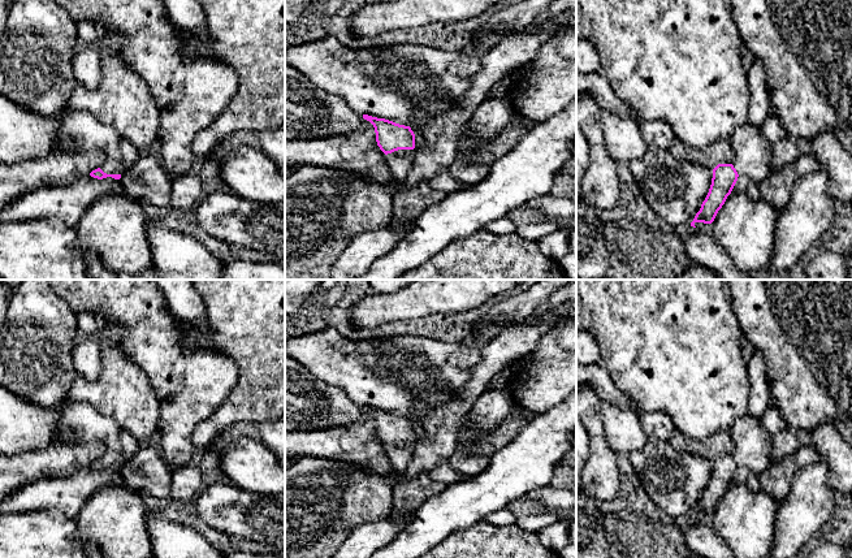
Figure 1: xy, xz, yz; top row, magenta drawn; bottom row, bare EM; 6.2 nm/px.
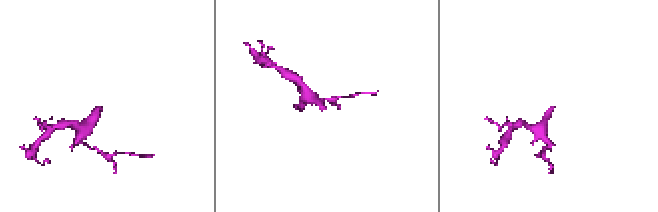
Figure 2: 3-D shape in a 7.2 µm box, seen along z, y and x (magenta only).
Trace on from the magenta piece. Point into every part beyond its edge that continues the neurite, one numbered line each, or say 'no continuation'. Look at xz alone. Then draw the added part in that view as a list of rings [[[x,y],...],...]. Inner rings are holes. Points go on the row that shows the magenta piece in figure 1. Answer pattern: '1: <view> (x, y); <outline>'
1: xz (325, 208); [[[394,151],[386,161],[392,174],[386,185],[316,165],[304,165],[285,178],[285,280],[329,280],[334,260],[358,234],[390,225],[393,191],[411,172],[415,151]]]

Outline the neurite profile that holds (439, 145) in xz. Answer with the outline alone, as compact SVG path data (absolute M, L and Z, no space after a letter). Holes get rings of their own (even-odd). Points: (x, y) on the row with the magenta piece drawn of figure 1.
M540 30L535 33L510 33L505 35L493 48L485 52L481 60L481 69L473 75L471 87L466 91L459 103L454 104L445 113L432 118L419 134L415 134L415 161L407 178L406 186L416 186L428 182L459 156L463 147L462 134L472 118L476 108L486 99L488 91L499 82L507 73L523 66L536 59L541 44L555 34L554 30Z

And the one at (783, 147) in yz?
M773 112L761 126L761 133L771 147L773 172L795 161L800 156L795 139L784 131L783 125Z

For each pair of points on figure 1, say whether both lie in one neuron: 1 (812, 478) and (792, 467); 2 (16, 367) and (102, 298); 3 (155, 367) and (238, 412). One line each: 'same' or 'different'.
1: different
2: different
3: different

